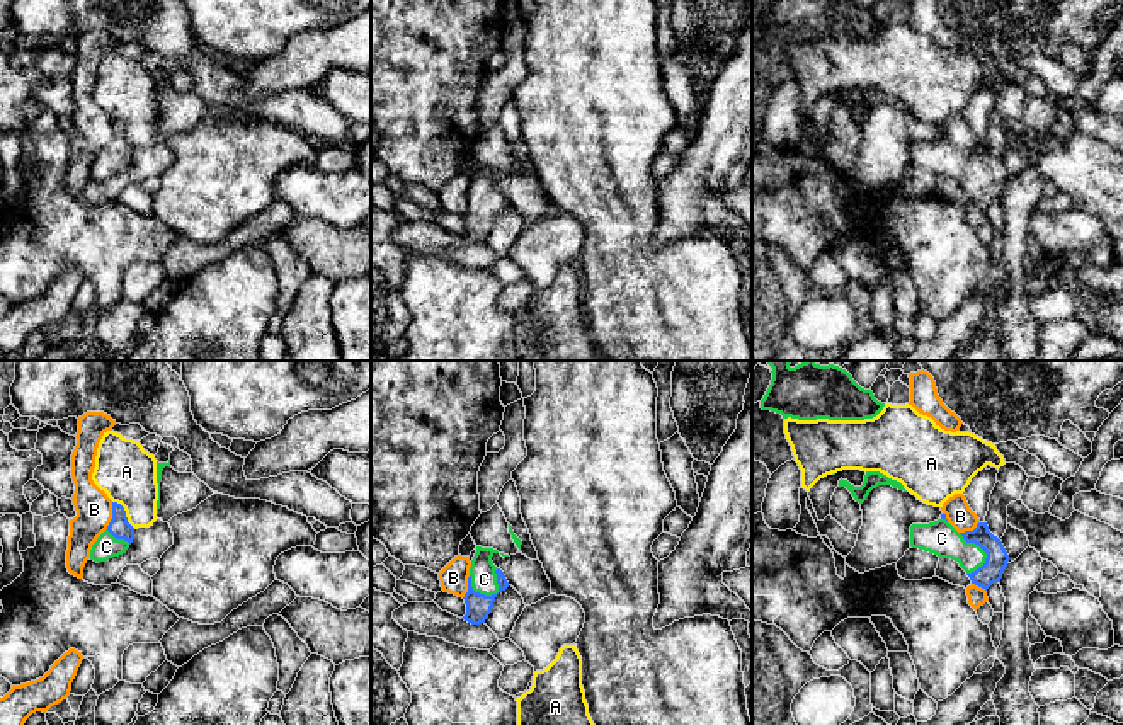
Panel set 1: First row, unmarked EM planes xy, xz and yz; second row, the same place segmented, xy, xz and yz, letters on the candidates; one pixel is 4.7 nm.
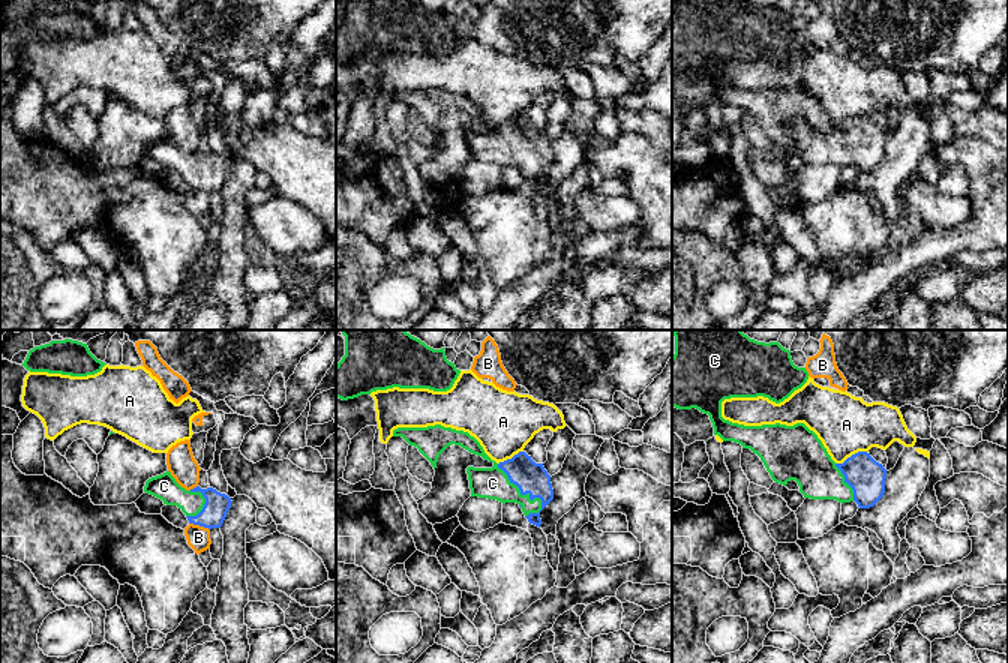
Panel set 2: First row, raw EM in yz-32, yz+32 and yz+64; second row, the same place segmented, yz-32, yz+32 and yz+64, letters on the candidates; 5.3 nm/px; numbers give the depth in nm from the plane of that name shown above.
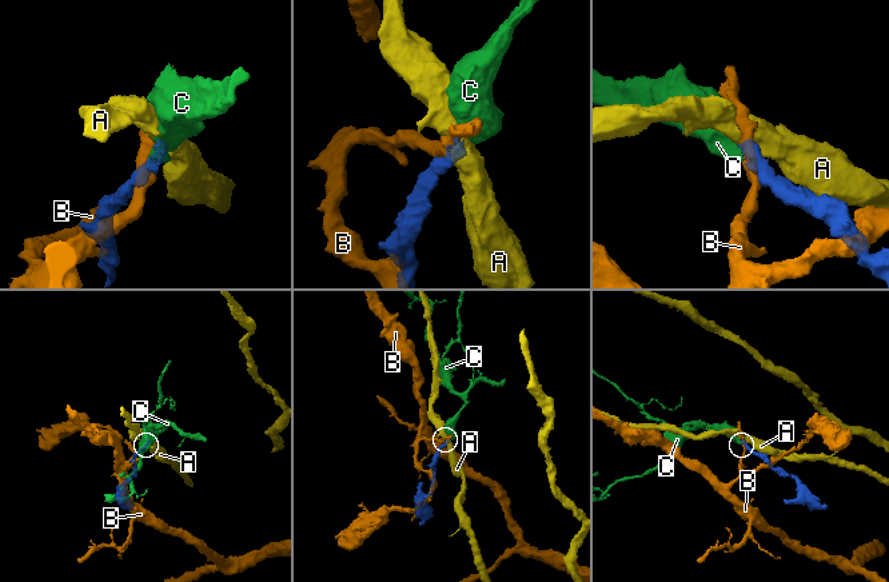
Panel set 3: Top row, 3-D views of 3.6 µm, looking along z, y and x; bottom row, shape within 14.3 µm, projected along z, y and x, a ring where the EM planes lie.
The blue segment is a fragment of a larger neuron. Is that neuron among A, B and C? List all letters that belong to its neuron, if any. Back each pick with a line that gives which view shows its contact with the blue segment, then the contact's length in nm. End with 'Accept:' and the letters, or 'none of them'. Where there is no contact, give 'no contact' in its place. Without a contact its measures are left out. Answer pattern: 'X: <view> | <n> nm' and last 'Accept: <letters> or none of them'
C: xz | 170 nm
Accept: C

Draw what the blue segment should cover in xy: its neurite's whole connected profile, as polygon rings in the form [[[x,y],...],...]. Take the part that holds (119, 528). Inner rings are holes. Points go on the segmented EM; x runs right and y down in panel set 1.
[[[112,502],[112,519],[107,529],[97,538],[90,550],[90,560],[100,563],[126,553],[134,539],[134,528],[128,522],[121,504]]]

